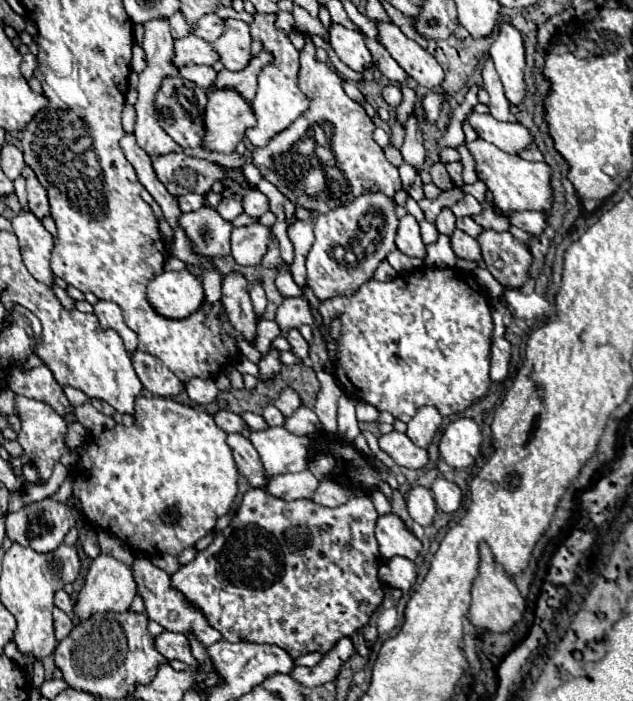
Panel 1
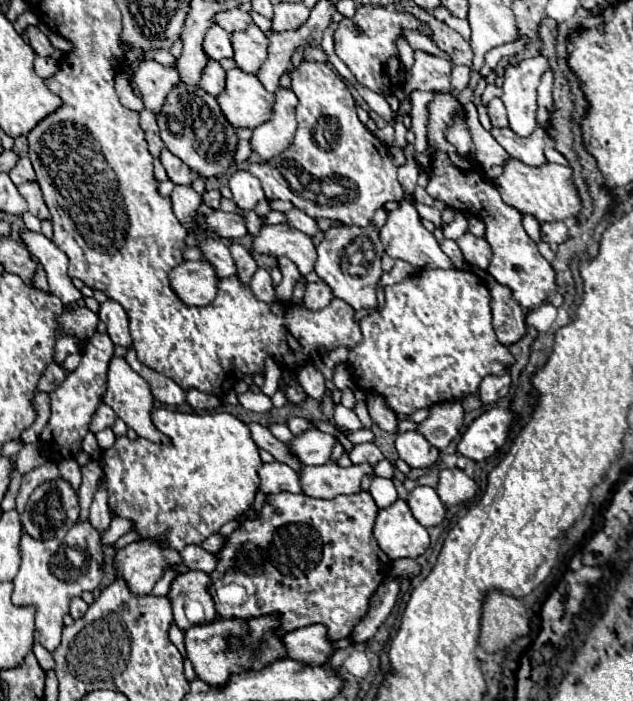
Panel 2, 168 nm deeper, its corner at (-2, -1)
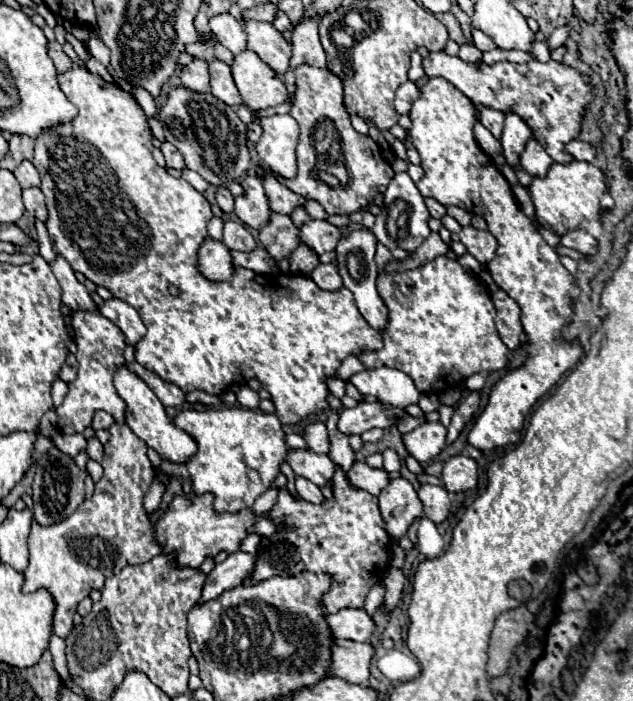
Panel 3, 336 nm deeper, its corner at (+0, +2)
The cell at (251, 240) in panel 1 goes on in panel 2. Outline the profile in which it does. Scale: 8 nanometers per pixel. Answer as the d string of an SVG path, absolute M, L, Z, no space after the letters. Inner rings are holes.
M264 225L262 231L252 239L252 247L260 255L270 255L270 257L284 255L296 263L302 277L296 283L296 291L290 299L290 305L298 305L304 297L304 287L306 287L304 277L314 269L316 261L316 247L312 237L304 235L302 231L290 225Z

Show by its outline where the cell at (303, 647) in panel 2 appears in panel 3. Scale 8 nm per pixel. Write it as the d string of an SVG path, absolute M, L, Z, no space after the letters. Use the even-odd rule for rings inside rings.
M342 608L340 612L326 616L326 622L334 630L336 638L348 638L356 642L370 640L376 628L376 622L364 608Z

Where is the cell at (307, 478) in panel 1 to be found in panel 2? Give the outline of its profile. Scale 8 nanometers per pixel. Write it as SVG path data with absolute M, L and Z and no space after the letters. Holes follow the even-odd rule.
M324 463L318 467L302 467L298 471L302 493L318 499L332 499L340 493L360 493L360 479L366 473L373 473L370 463L362 463L346 469L334 463Z

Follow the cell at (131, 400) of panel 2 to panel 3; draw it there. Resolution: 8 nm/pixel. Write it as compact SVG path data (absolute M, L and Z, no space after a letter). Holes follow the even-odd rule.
M122 366L116 376L114 376L114 386L118 390L118 394L126 400L128 404L128 414L126 414L126 422L132 428L132 432L142 438L154 452L160 454L160 458L172 462L172 464L184 464L188 462L194 454L196 454L196 440L192 440L192 436L188 436L188 432L184 432L182 428L176 428L172 424L172 418L166 414L164 406L160 404L160 400L156 400L156 394L136 376L132 374L126 366Z

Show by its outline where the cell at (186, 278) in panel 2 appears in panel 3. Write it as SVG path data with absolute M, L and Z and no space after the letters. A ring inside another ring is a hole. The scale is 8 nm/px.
M206 238L198 250L198 268L208 280L230 280L234 274L230 248L222 240Z

